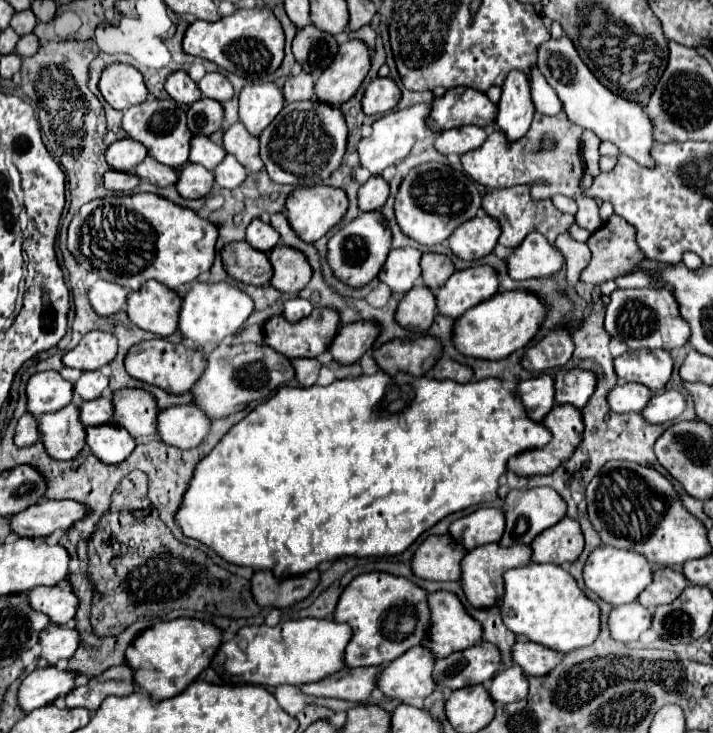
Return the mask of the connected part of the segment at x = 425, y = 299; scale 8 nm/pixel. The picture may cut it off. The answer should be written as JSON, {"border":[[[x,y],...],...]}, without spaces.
{"border":[[[418,286],[400,298],[394,320],[410,332],[426,332],[436,316],[436,298],[428,288]]]}

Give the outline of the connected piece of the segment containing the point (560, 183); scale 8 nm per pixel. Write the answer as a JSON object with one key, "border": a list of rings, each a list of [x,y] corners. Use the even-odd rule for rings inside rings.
{"border":[[[564,112],[556,116],[534,114],[534,122],[528,134],[522,136],[516,144],[506,146],[504,136],[500,136],[500,130],[496,130],[478,150],[466,152],[462,156],[462,168],[472,180],[486,188],[510,188],[516,184],[528,184],[534,200],[552,198],[554,194],[566,194],[578,204],[576,222],[588,232],[596,232],[596,228],[600,228],[602,224],[598,216],[598,204],[594,202],[594,198],[582,196],[580,190],[580,178],[584,174],[584,164],[580,160],[580,134],[582,130],[574,124],[568,124]]]}

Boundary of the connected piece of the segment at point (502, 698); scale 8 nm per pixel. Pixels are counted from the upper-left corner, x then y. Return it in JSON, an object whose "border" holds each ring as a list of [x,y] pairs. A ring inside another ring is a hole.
{"border":[[[512,666],[492,678],[492,684],[488,684],[488,694],[494,704],[510,704],[522,700],[524,696],[528,696],[528,680],[524,672],[520,672],[520,668]]]}

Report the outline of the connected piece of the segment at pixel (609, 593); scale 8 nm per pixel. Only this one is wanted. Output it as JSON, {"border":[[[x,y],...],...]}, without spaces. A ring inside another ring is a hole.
{"border":[[[598,546],[588,556],[582,576],[584,576],[586,588],[592,590],[598,598],[602,598],[604,602],[612,606],[620,606],[620,604],[634,602],[638,598],[638,594],[650,584],[652,570],[650,570],[648,560],[644,560],[644,556],[636,552],[628,552],[628,550],[620,550],[612,546]]]}

